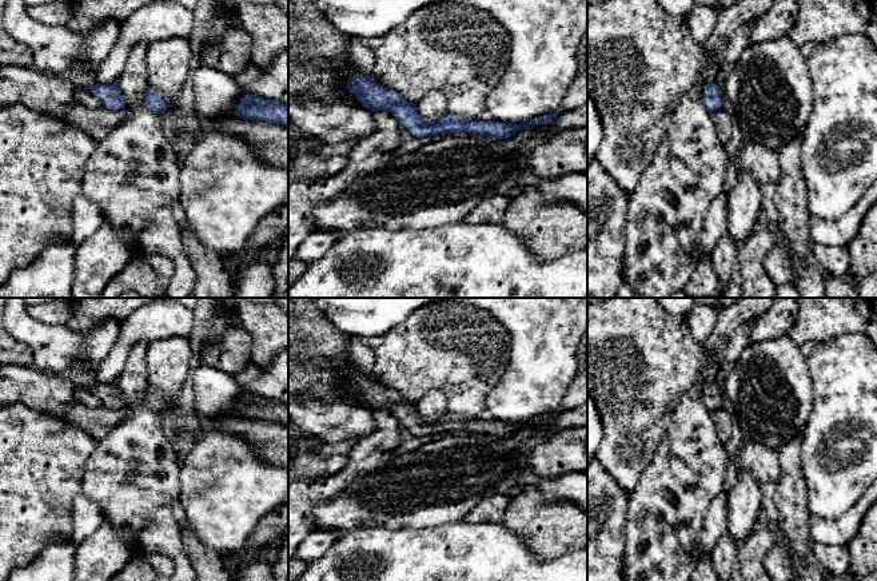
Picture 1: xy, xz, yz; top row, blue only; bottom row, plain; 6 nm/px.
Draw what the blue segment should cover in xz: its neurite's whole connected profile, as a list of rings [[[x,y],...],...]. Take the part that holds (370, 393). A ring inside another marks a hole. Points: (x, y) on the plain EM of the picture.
[[[355,374],[347,379],[347,387],[356,394],[362,406],[371,411],[386,409],[390,410],[412,435],[424,437],[450,431],[469,431],[498,439],[510,437],[522,429],[533,429],[541,422],[550,421],[561,413],[558,407],[547,414],[529,419],[522,423],[506,423],[501,421],[486,421],[481,418],[467,418],[454,413],[446,413],[438,421],[424,419],[419,413],[416,403],[404,399],[395,390],[383,386],[372,375]]]

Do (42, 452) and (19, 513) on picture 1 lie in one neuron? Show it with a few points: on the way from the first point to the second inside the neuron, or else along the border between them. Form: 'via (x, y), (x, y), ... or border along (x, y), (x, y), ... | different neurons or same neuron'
via (27, 466), (19, 474), (19, 498) | same neuron

